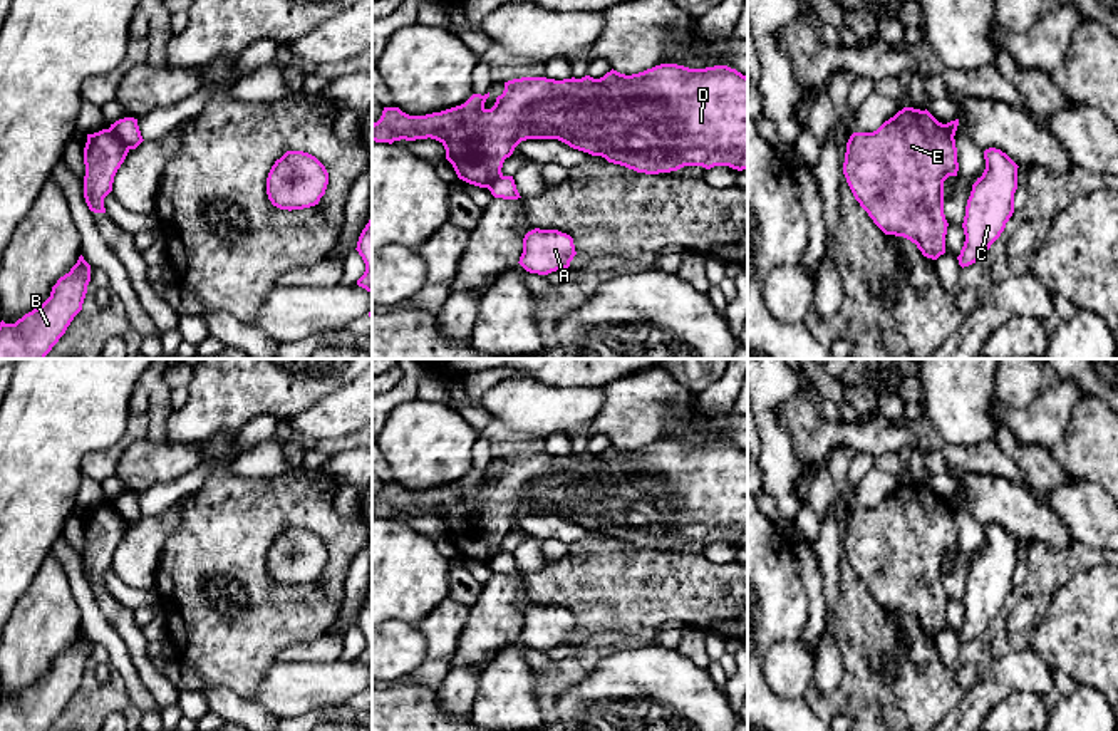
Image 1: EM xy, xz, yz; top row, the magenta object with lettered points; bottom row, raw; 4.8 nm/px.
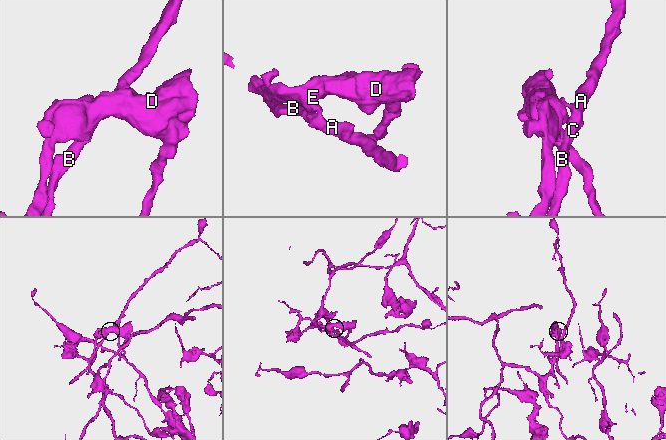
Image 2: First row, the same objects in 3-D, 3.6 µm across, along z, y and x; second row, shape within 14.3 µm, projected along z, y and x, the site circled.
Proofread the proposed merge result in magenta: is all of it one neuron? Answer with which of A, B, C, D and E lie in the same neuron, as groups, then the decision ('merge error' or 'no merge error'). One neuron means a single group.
A B C / D E | merge error

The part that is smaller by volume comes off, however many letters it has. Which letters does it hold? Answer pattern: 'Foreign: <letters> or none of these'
Foreign: A, B, C

